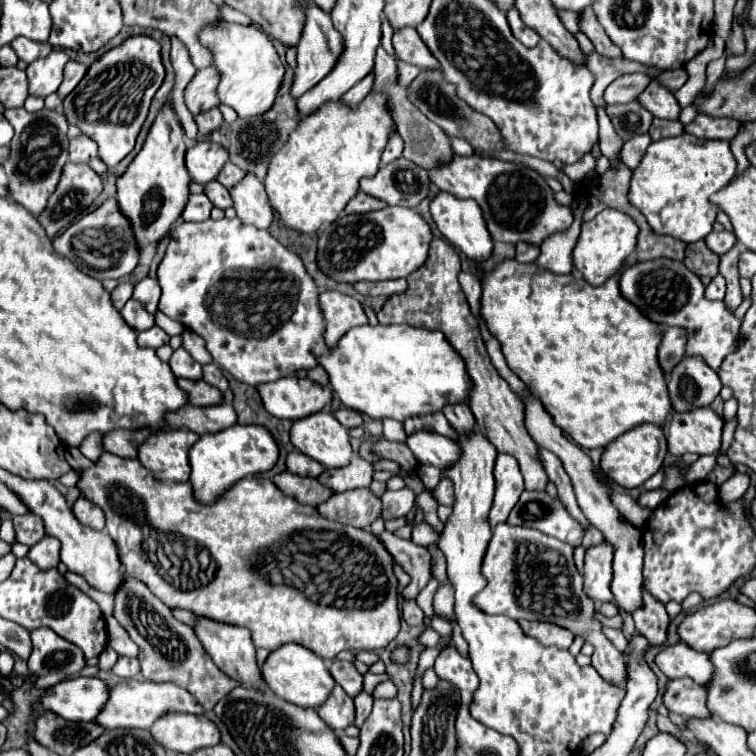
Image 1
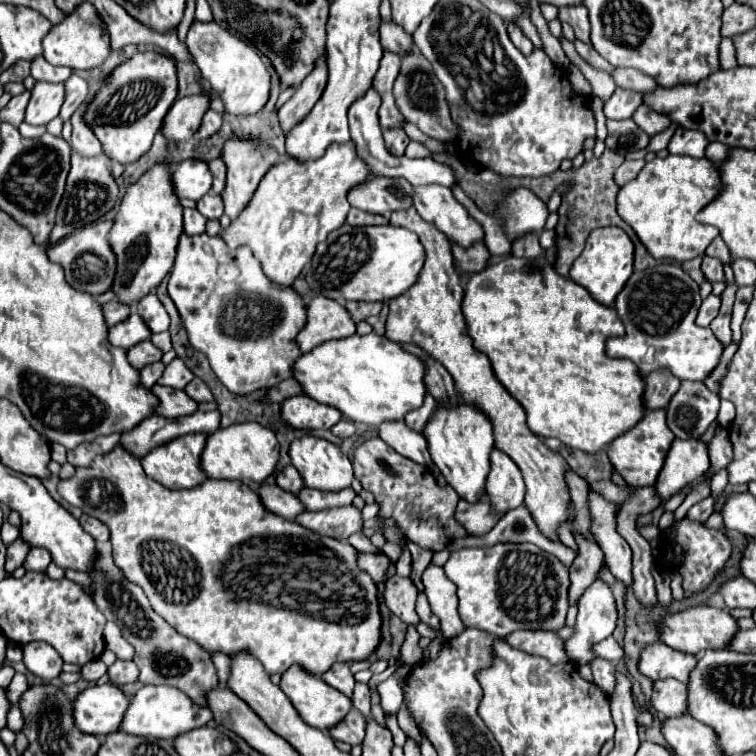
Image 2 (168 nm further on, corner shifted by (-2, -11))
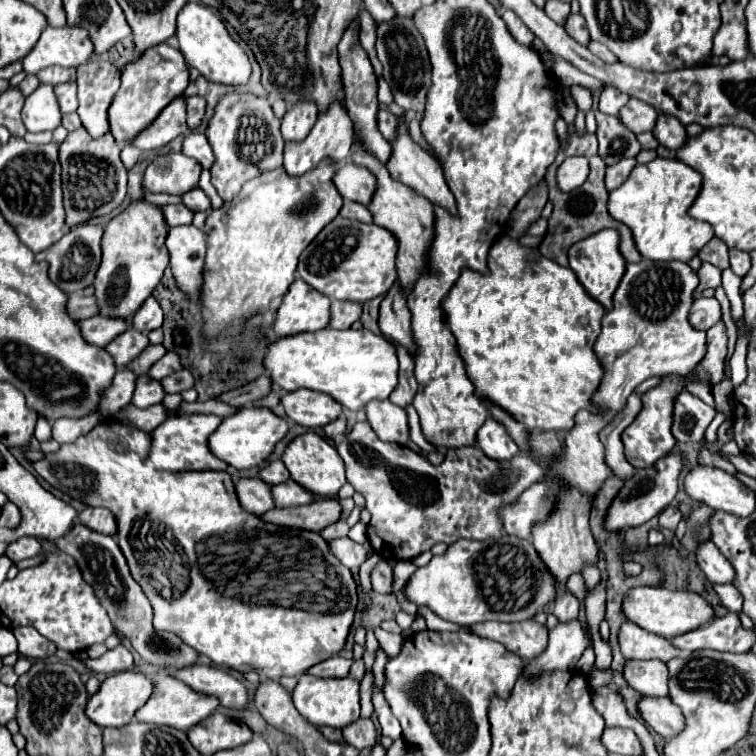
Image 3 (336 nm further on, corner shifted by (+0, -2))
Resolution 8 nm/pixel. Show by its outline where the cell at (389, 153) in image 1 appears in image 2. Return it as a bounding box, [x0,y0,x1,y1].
[384,129,410,157]

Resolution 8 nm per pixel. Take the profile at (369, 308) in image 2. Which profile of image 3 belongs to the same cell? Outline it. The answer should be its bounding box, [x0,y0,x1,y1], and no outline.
[330,302,362,328]

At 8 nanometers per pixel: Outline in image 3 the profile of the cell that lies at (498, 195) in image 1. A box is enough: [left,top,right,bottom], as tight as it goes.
[338,20,390,162]

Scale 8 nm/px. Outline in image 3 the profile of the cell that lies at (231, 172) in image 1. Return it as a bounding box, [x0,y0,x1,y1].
[182,132,214,168]

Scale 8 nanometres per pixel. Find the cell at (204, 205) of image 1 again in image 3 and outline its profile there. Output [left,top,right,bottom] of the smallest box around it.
[162,204,194,226]

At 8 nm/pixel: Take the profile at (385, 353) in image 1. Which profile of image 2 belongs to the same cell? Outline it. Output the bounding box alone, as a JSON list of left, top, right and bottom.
[294,333,428,427]

